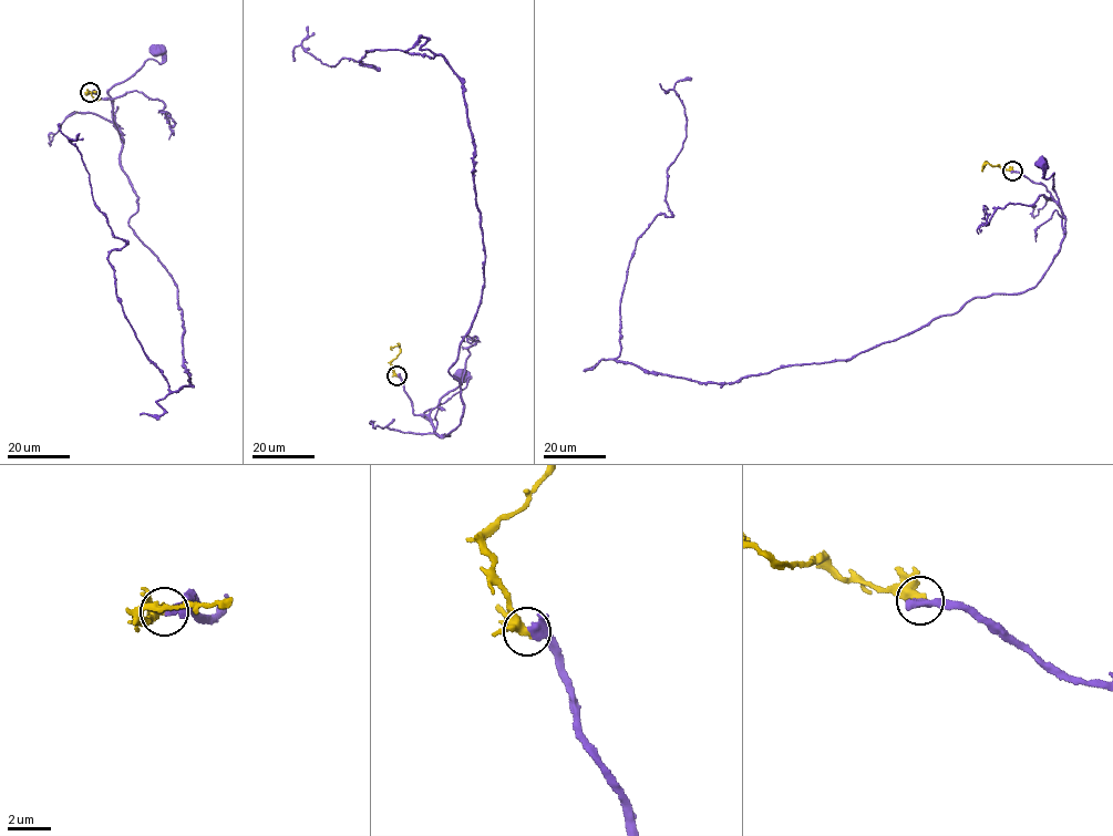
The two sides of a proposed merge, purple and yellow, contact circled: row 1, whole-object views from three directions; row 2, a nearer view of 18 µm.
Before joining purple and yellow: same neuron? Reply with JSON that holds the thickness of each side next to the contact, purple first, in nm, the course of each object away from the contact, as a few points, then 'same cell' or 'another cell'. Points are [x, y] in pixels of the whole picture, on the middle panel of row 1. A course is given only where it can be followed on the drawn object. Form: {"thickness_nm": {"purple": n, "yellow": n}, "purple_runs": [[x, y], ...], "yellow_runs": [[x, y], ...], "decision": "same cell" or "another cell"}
{"thickness_nm": {"purple": 480, "yellow": 380}, "purple_runs": [[397, 375], [449, 436], [485, 259], [462, 82], [402, 50], [294, 61]], "yellow_runs": [[397, 375], [391, 363], [400, 351], [399, 343], [392, 350]], "decision": "another cell"}

